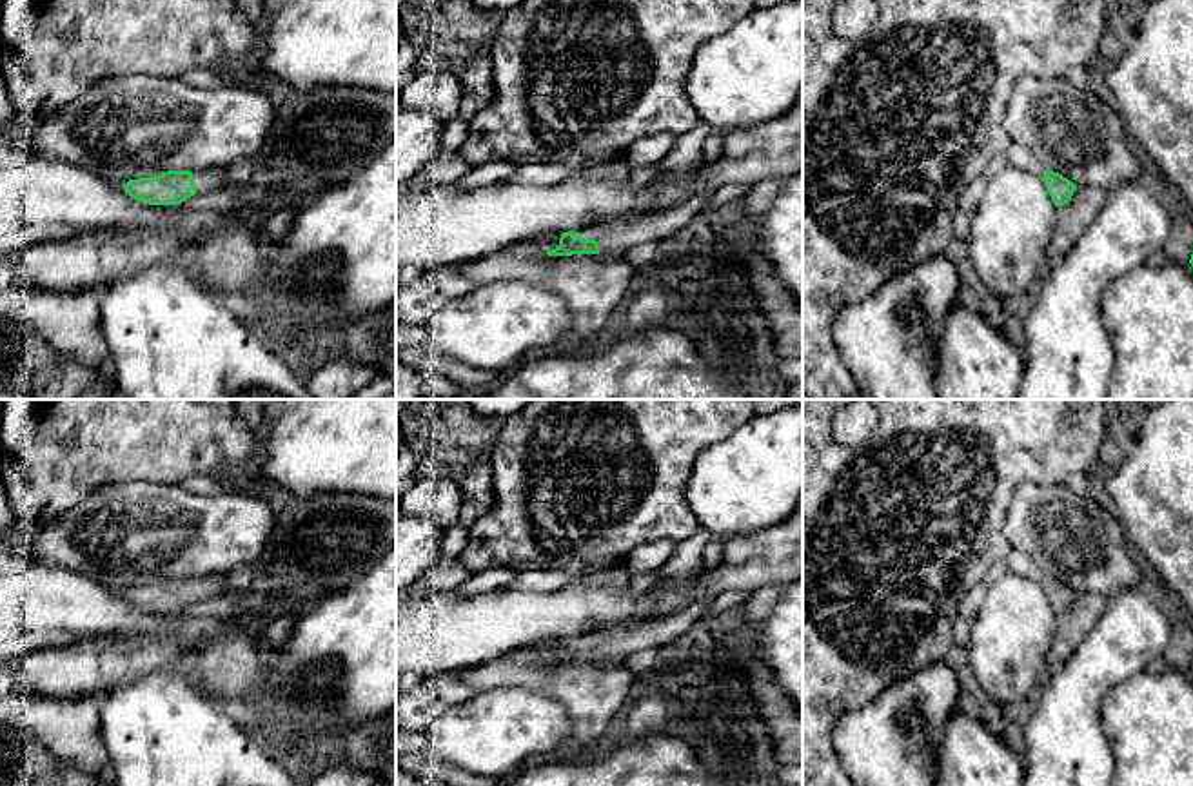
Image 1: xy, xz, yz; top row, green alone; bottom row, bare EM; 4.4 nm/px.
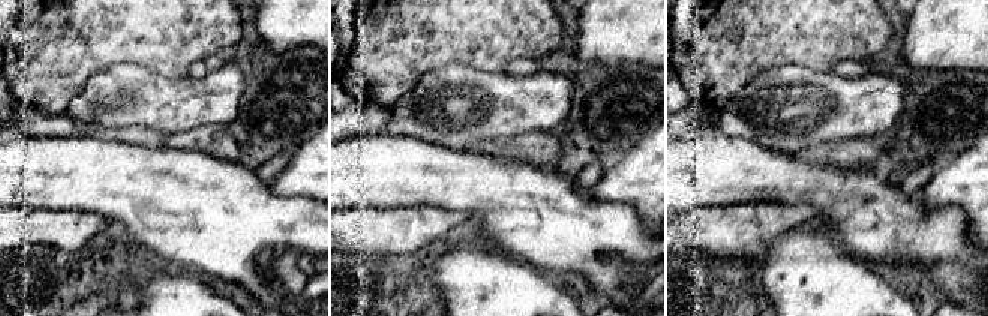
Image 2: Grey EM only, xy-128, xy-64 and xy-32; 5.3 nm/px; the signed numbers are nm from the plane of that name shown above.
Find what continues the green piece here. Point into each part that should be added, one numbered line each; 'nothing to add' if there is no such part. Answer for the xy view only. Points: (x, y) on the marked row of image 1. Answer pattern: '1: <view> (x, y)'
1: xy (207, 180)

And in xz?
1: xz (774, 147)

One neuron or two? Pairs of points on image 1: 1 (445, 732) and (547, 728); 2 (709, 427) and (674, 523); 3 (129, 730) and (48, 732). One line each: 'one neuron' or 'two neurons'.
1: one neuron
2: one neuron
3: two neurons

